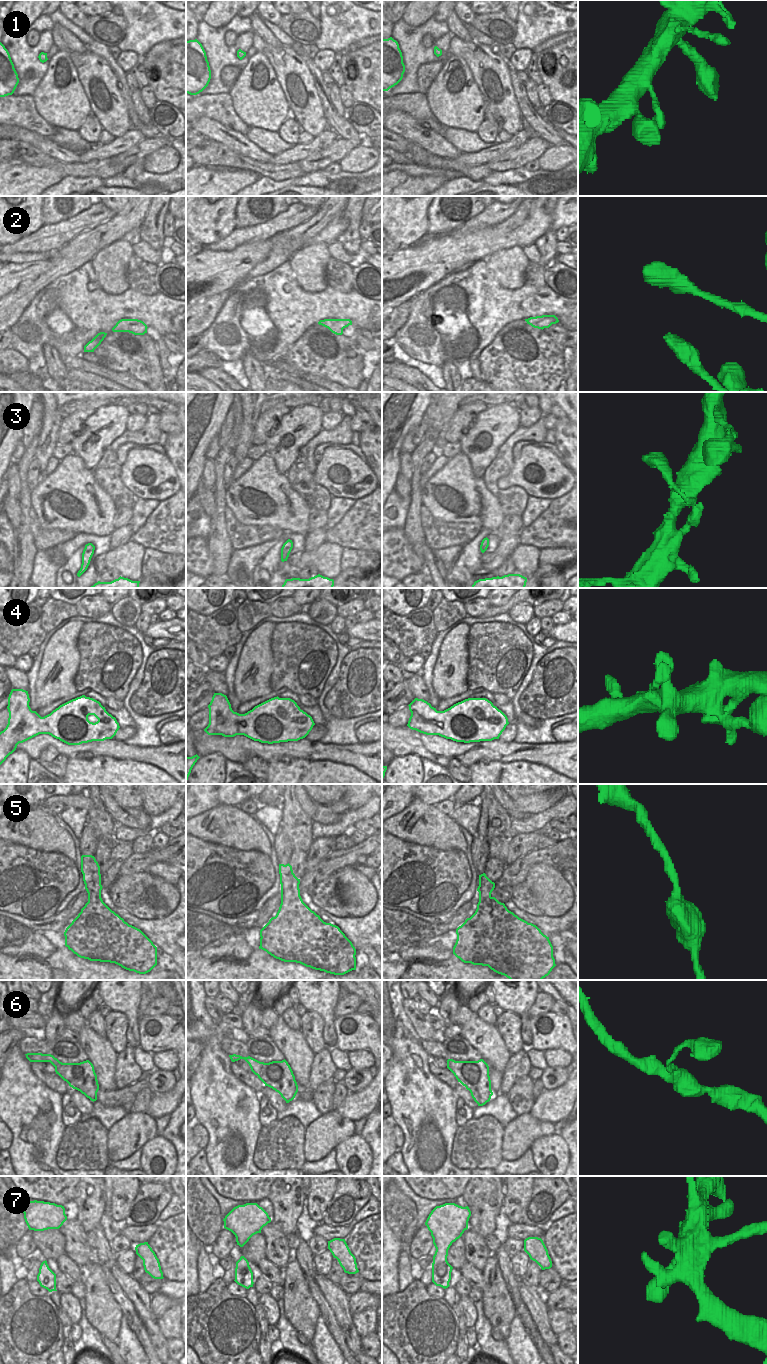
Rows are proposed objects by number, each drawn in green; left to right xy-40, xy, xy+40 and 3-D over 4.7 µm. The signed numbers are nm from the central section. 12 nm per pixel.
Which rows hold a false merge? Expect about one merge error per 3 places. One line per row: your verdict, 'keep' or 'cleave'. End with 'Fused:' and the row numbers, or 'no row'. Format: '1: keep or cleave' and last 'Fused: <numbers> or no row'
1: keep
2: keep
3: keep
4: keep
5: keep
6: keep
7: keep
Fused: no row

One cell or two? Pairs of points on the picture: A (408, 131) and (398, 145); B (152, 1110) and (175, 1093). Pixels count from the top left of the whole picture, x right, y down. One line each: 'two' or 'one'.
A: two
B: one

